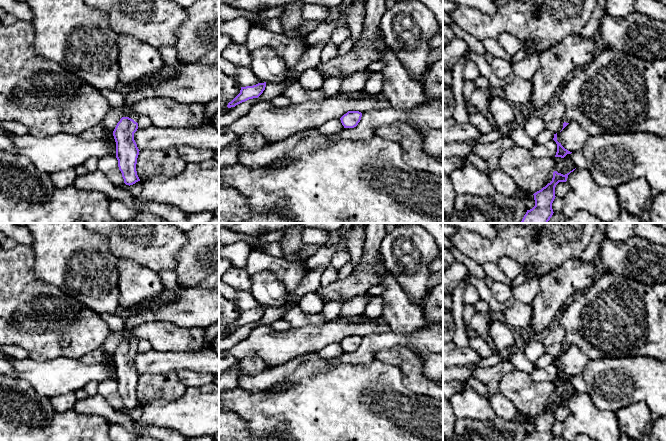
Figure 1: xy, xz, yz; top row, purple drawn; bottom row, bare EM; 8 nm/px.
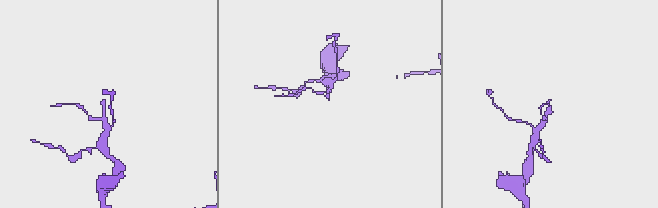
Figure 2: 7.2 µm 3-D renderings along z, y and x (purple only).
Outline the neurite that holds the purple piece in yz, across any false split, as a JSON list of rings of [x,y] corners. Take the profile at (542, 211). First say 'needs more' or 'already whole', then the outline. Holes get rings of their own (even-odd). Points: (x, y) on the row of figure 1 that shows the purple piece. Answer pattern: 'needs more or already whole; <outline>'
already whole; [[[574,170],[565,175],[554,171],[552,181],[533,194],[535,206],[527,210],[521,223],[548,223],[554,213],[552,203],[556,197],[555,187],[559,182],[566,182],[568,175]]]

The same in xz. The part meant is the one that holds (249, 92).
already whole; [[[266,82],[258,83],[253,86],[241,87],[240,93],[228,103],[227,107],[235,107],[236,105],[245,102],[249,99],[258,98],[265,90]]]

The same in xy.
needs more; [[[136,114],[122,117],[113,131],[118,167],[122,173],[124,183],[129,186],[140,181],[136,171],[140,150],[134,140],[134,133],[138,129],[138,120],[139,118]]]

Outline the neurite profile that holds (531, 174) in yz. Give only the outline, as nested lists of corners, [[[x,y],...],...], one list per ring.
[[[514,145],[498,158],[499,170],[503,171],[523,190],[532,194],[552,181],[553,172],[563,175],[576,168],[571,154],[564,158],[535,158],[530,150]]]

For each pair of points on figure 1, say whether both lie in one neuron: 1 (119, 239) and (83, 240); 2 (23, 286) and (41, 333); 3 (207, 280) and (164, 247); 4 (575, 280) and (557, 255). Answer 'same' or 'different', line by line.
1: different
2: same
3: different
4: different

